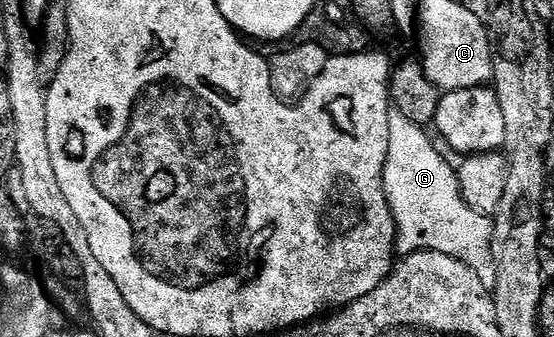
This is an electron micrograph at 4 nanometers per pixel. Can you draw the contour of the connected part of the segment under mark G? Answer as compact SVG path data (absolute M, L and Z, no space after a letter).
M391 114L388 121L388 153L384 165L384 193L388 197L388 205L392 209L394 228L398 237L394 241L394 250L399 256L411 255L414 251L435 251L436 253L466 253L471 251L478 255L478 260L473 260L474 272L484 281L489 288L494 286L496 269L492 261L492 233L494 220L491 216L476 213L464 201L458 188L458 173L455 164L449 163L440 152L434 148L432 140L426 136L427 132L420 125L408 121L408 117Z

